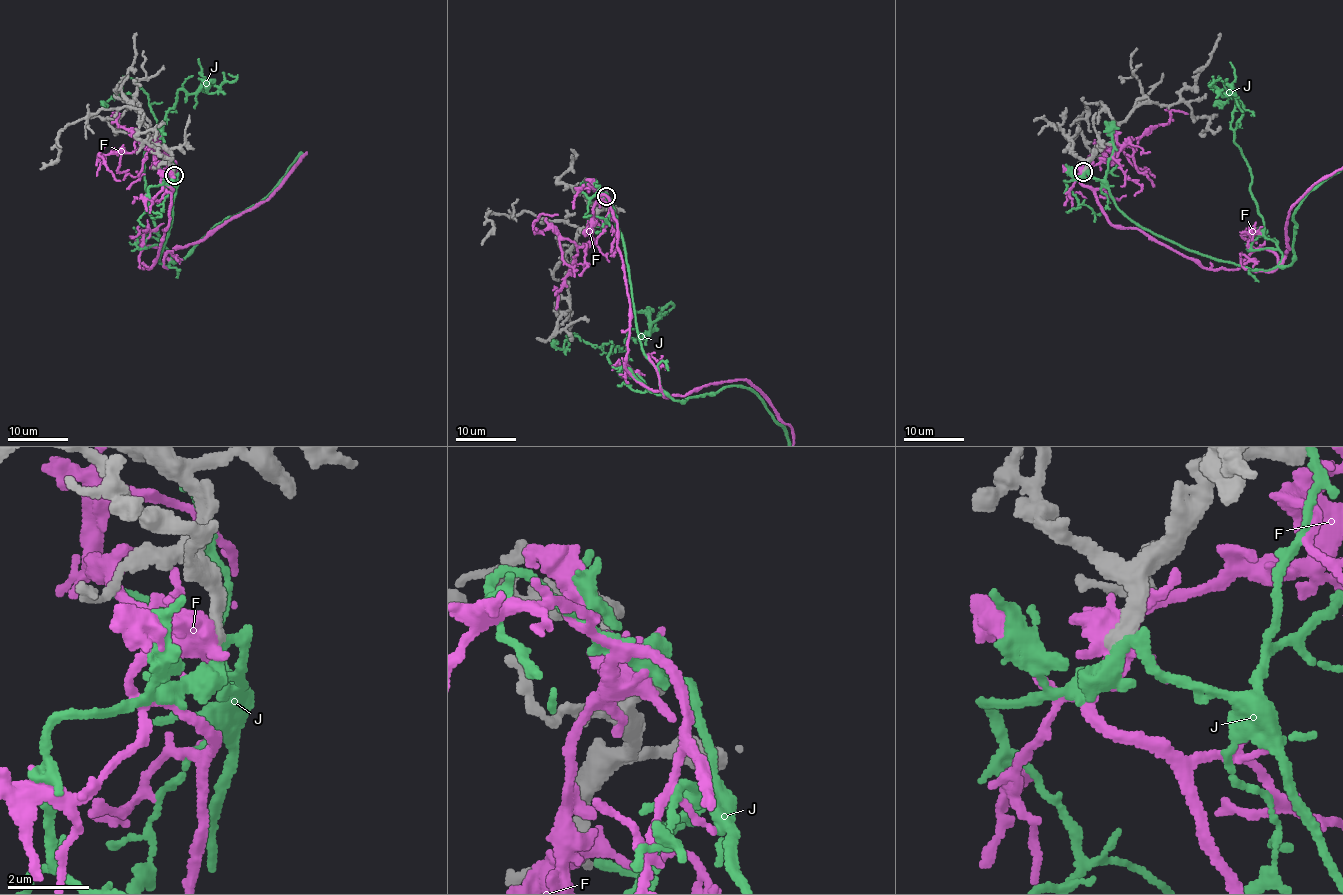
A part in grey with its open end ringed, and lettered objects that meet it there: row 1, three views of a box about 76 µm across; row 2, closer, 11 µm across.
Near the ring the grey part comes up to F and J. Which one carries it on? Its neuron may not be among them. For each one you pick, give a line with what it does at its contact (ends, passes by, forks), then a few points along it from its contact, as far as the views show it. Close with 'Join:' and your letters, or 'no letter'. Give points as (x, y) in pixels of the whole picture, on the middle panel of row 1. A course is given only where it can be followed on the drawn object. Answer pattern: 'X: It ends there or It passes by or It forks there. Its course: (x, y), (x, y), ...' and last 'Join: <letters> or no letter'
Join: no letter

